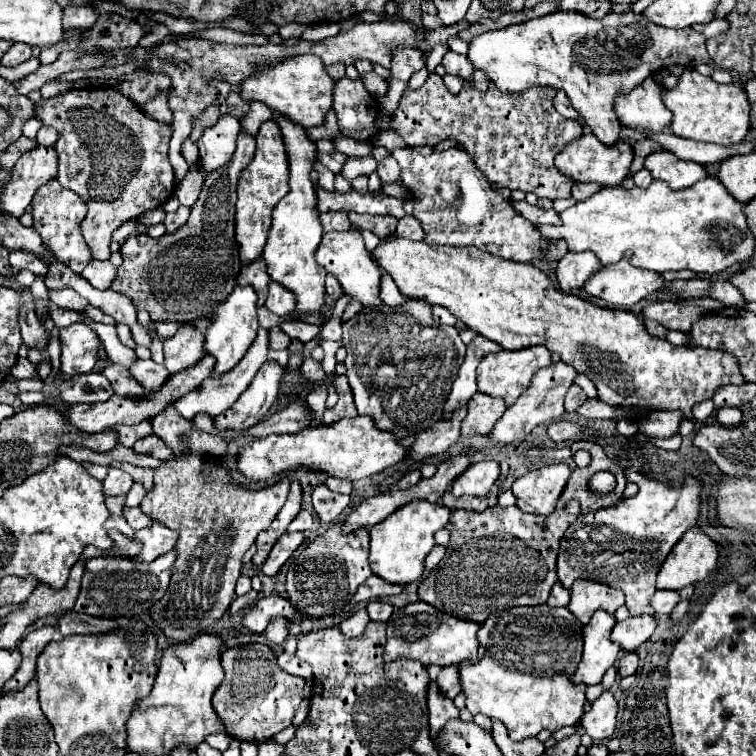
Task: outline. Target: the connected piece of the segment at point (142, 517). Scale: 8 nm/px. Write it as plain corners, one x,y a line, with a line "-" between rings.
124,507
124,517
126,517
126,521
132,525
132,529
134,531
138,531
138,529
142,529
142,527
148,527
150,523
152,523
152,519
150,519
150,515
146,517
146,513
142,513
142,509
140,507

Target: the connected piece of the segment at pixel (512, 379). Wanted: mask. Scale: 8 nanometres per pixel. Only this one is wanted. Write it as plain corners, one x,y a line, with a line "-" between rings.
530,347
530,349
518,349
518,351
500,351
500,353
488,353
486,357
482,357
480,365
478,365
478,391
492,395
492,397
502,397
506,401
506,405
512,405
514,399
518,399
518,395
522,395
522,391
528,387
532,375
540,369
550,365
550,351
546,351
546,347

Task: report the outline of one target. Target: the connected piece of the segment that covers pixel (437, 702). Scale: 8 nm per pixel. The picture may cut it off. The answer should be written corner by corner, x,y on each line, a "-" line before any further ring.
430,681
430,689
428,689
428,715
430,715
432,739
434,739
436,731
440,731
440,727
444,727
446,719
458,717
458,709
456,709
454,701
448,699
446,695
442,695
436,681

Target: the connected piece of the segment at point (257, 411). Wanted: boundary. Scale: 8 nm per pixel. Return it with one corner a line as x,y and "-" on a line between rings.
266,361
256,373
250,387
240,395
240,399
216,417
218,427
222,429
246,429
262,421
274,401
278,399
278,389
284,377
284,367
278,361

